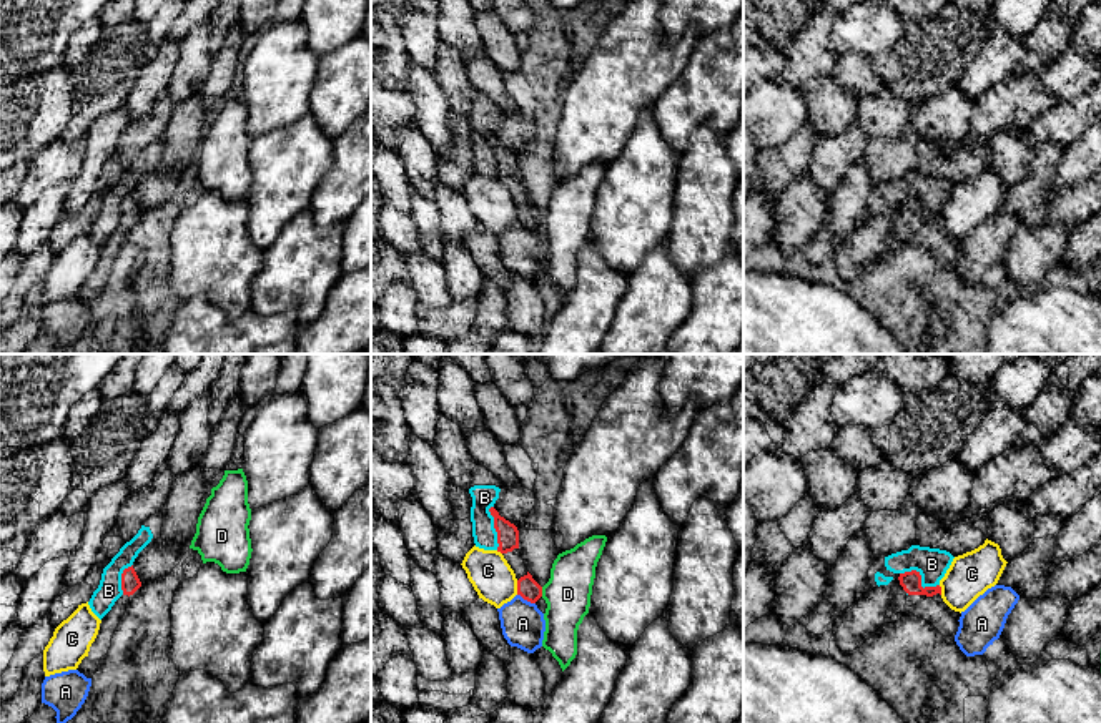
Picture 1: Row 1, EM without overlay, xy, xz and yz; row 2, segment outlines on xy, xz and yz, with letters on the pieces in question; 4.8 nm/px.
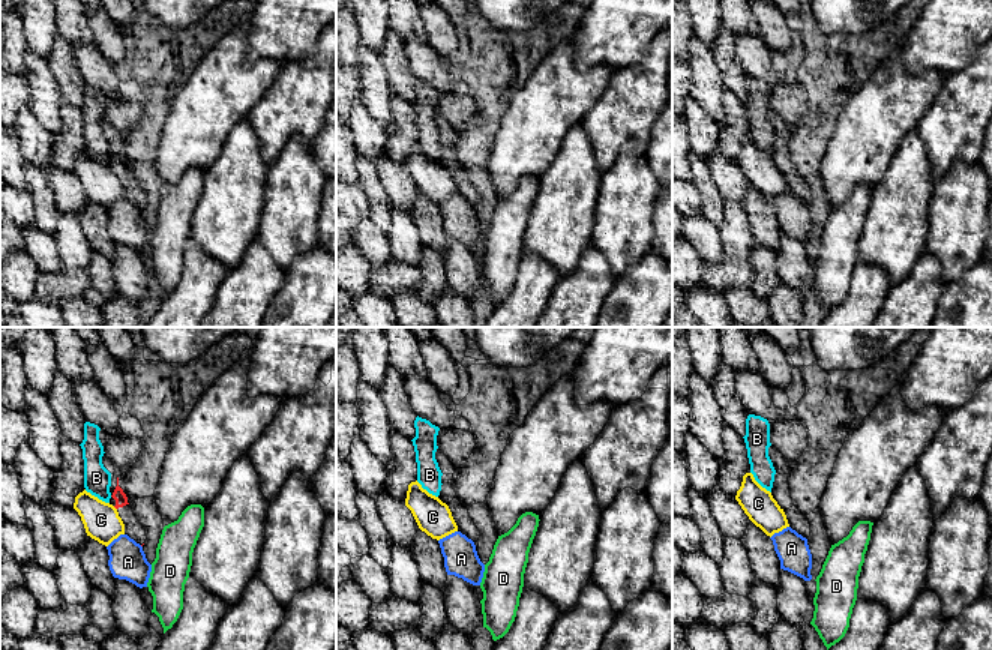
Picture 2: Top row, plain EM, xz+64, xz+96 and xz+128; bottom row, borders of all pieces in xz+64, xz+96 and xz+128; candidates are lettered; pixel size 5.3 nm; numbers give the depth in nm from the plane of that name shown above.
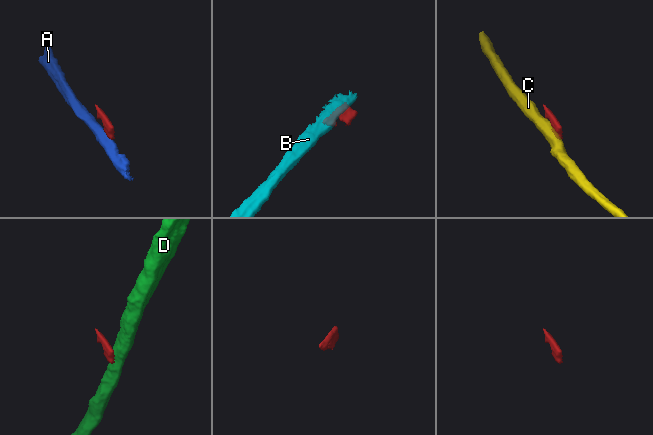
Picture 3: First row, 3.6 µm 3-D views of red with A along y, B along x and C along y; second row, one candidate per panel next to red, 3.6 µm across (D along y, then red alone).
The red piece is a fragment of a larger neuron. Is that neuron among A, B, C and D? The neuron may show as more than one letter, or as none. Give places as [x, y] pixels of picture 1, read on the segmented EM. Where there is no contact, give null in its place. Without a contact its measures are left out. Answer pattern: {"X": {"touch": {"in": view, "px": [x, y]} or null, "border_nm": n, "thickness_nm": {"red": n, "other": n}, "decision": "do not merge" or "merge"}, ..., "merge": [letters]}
{"A": {"touch": {"in": "xz", "px": [526, 599]}, "border_nm": 100, "thickness_nm": {"red": 100, "other": 220}, "decision": "do not merge"}, "B": {"touch": {"in": "yz", "px": [920, 579]}, "border_nm": 200, "thickness_nm": {"red": 100, "other": 150}, "decision": "do not merge"}, "C": {"touch": {"in": "xz", "px": [518, 587]}, "border_nm": 70, "thickness_nm": {"red": 100, "other": 200}, "decision": "do not merge"}, "D": {"touch": {"in": "xz", "px": [541, 592]}, "border_nm": 50, "thickness_nm": {"red": 100, "other": 220}, "decision": "do not merge"}, "merge": []}

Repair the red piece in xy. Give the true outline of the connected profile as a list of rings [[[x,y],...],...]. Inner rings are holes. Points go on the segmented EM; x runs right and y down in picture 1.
[[[128,567],[121,573],[121,590],[123,595],[115,602],[111,610],[101,618],[98,635],[95,642],[90,647],[88,655],[81,660],[78,665],[78,671],[83,673],[86,678],[93,678],[96,673],[96,668],[100,665],[100,660],[108,653],[111,647],[113,633],[123,618],[130,597],[141,587],[141,582],[133,568]]]

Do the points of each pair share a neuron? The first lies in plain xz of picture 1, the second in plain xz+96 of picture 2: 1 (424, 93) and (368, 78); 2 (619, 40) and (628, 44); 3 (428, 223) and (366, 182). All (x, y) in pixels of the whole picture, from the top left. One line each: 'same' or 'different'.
1: same
2: different
3: same

